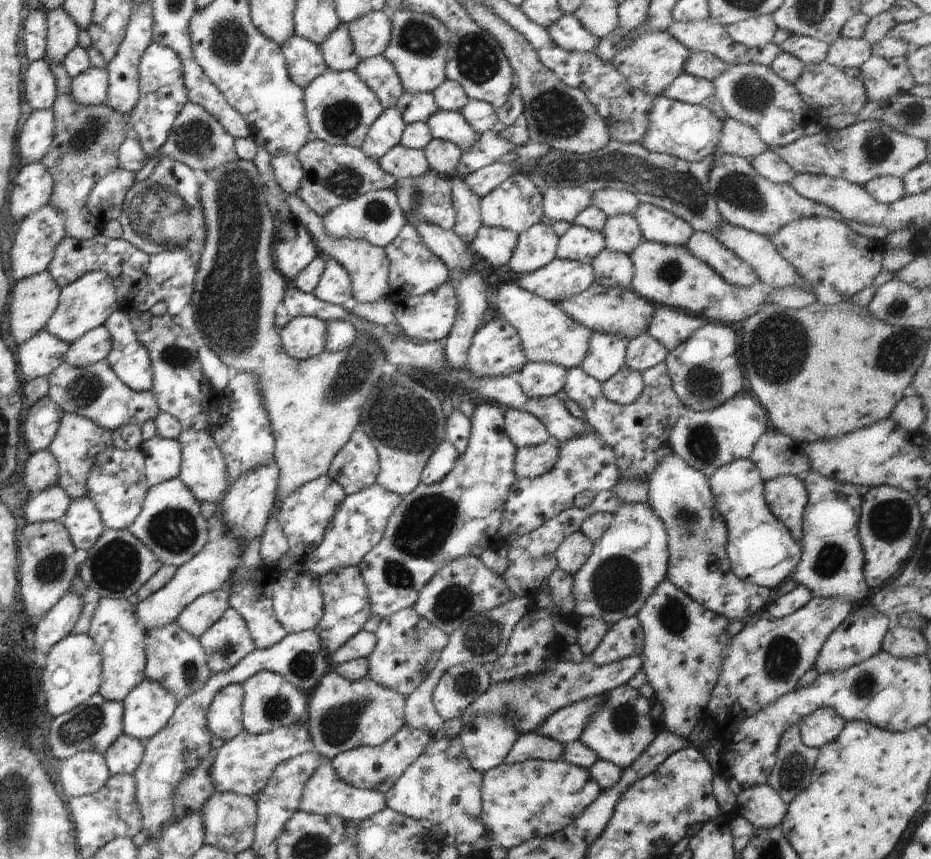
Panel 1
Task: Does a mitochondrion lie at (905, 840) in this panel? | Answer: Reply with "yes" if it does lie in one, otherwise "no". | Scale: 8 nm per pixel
no

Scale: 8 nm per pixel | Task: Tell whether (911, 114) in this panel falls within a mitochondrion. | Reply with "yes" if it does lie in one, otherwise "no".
yes

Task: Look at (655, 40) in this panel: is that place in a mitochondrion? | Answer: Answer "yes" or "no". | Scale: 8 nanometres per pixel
no

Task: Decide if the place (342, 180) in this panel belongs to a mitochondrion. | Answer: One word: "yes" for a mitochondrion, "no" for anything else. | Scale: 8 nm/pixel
yes

